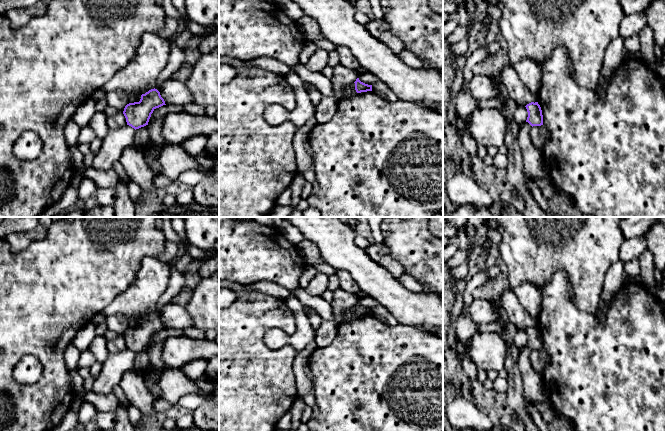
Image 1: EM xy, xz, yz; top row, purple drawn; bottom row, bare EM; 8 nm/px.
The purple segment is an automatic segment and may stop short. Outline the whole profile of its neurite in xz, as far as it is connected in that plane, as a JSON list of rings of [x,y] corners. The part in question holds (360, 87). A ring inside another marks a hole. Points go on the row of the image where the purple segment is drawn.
[[[357,78],[354,83],[355,83],[355,90],[357,93],[372,91],[372,85],[368,85],[361,82],[359,78]]]

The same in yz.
[[[531,102],[526,106],[528,117],[526,122],[528,122],[532,127],[543,125],[543,115],[542,110],[538,102]]]

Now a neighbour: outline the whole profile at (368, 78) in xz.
[[[365,72],[365,73],[360,73],[358,78],[361,82],[368,85],[372,85],[375,83],[377,77],[371,72]]]

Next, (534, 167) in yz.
[[[524,122],[519,126],[518,142],[523,153],[525,175],[530,180],[549,178],[542,152],[531,141],[529,135],[531,128],[532,126],[528,122]]]

